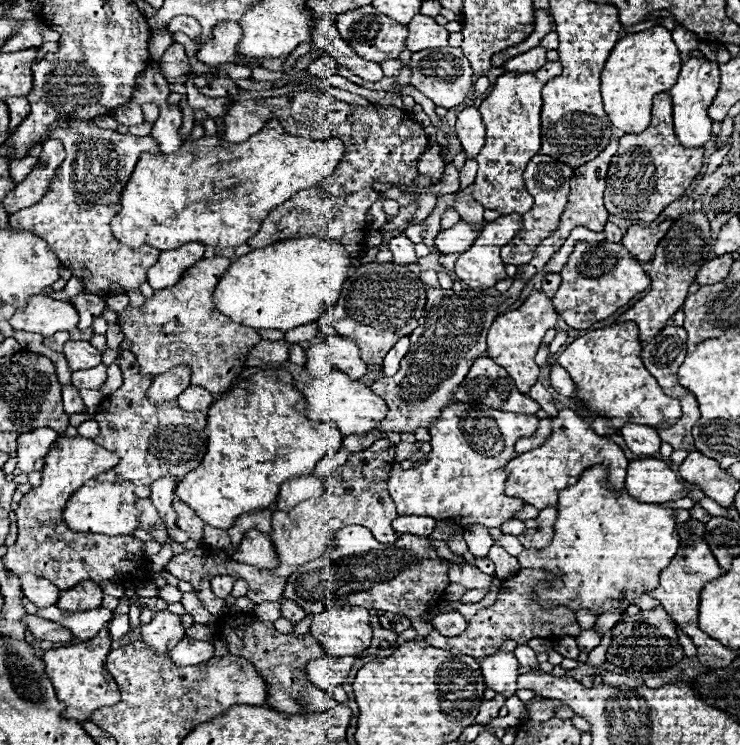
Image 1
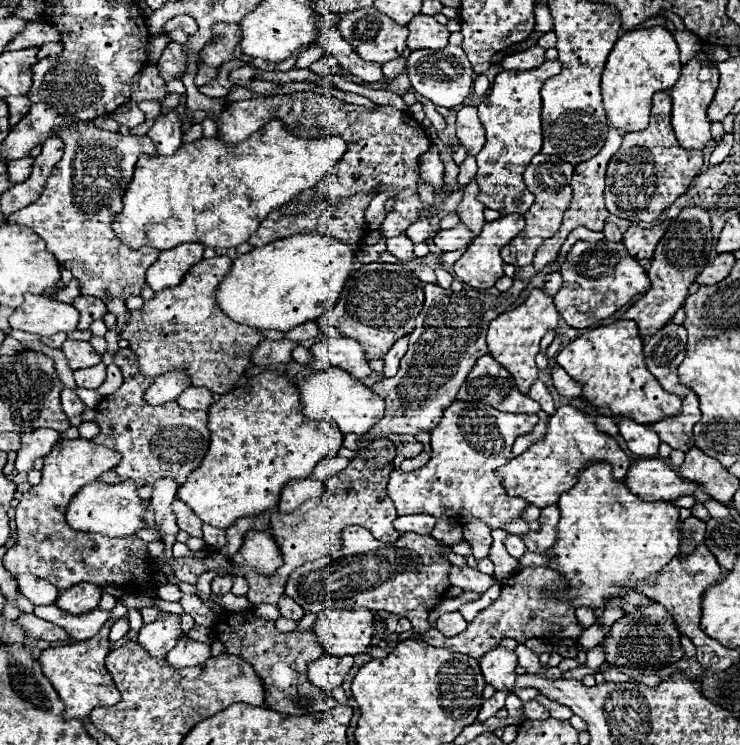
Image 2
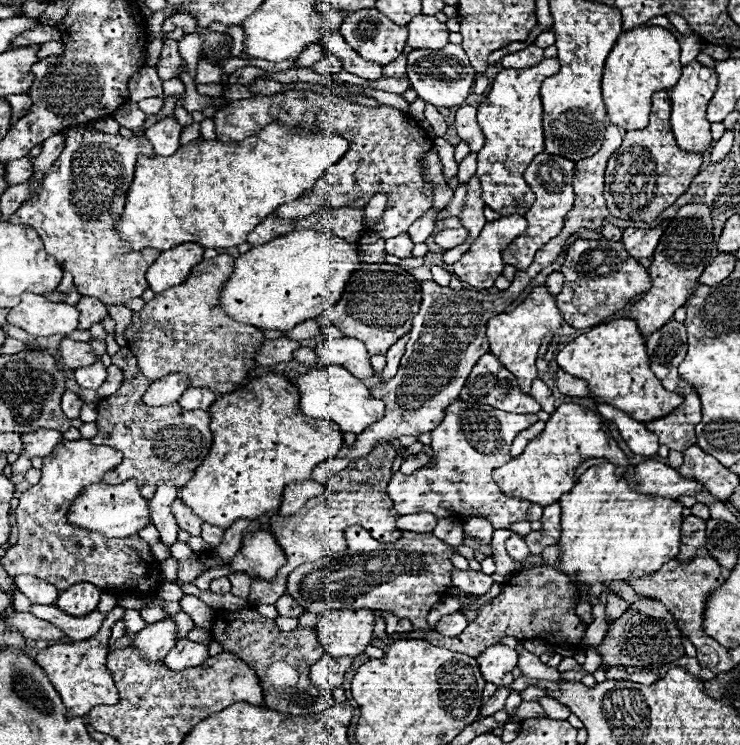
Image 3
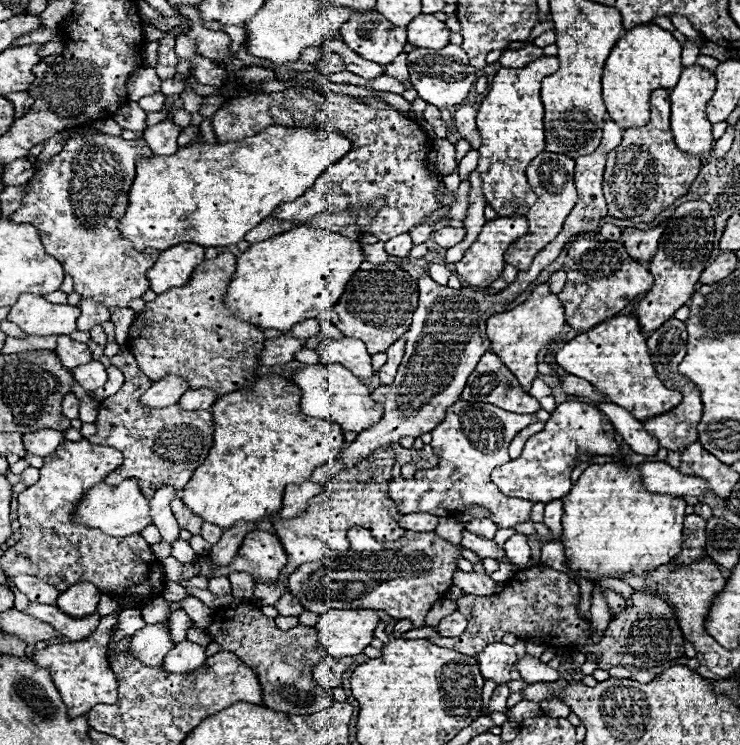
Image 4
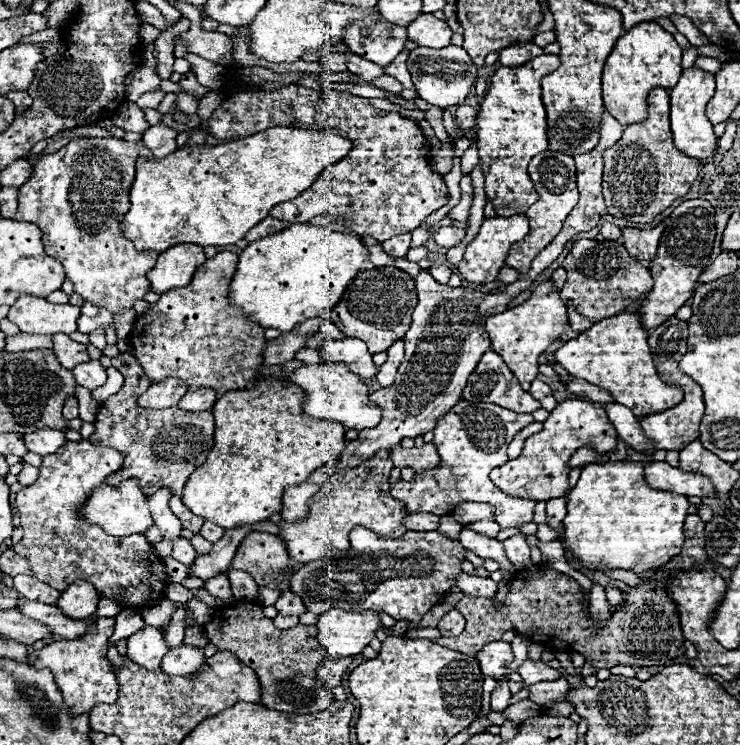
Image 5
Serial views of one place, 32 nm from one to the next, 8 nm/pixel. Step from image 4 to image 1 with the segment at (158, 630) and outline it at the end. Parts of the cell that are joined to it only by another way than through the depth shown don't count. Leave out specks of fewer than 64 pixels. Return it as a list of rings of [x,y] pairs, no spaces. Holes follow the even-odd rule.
[[[166,610],[156,612],[154,620],[150,624],[142,624],[140,632],[142,632],[140,640],[160,654],[166,654],[178,644],[178,640],[184,638],[180,616]]]

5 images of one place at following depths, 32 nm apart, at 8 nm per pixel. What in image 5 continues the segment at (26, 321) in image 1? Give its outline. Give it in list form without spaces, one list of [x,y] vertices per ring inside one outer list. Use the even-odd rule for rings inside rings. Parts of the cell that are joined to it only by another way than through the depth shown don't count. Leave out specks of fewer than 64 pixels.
[[[22,294],[14,306],[10,306],[8,320],[18,324],[26,334],[72,334],[78,330],[76,320],[80,318],[80,308],[72,304],[52,304],[40,296]]]

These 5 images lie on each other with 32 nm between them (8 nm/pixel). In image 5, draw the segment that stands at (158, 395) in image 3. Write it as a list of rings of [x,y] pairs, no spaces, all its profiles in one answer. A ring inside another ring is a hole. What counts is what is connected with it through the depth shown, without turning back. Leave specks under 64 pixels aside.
[[[166,378],[164,382],[152,384],[142,396],[138,396],[136,404],[140,408],[152,408],[152,410],[170,408],[170,406],[176,406],[186,392],[188,392],[188,388],[182,380]]]

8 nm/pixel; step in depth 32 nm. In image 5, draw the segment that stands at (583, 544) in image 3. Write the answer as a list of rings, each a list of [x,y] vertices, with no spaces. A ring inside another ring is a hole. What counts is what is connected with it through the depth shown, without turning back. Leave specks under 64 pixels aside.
[[[658,450],[647,461],[609,461],[586,464],[578,484],[568,494],[568,514],[564,518],[564,546],[580,560],[584,568],[622,568],[622,570],[654,570],[680,554],[684,544],[684,520],[688,516],[688,496],[654,490],[644,478],[644,467],[651,461],[665,461],[666,451]]]

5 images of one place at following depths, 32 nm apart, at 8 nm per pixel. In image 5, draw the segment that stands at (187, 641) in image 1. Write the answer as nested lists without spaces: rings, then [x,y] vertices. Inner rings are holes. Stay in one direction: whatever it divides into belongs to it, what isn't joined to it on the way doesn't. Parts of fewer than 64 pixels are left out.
[[[180,646],[174,650],[168,650],[166,656],[162,658],[162,672],[168,676],[188,676],[198,672],[198,668],[204,664],[204,654],[202,648],[190,648],[190,646]]]

